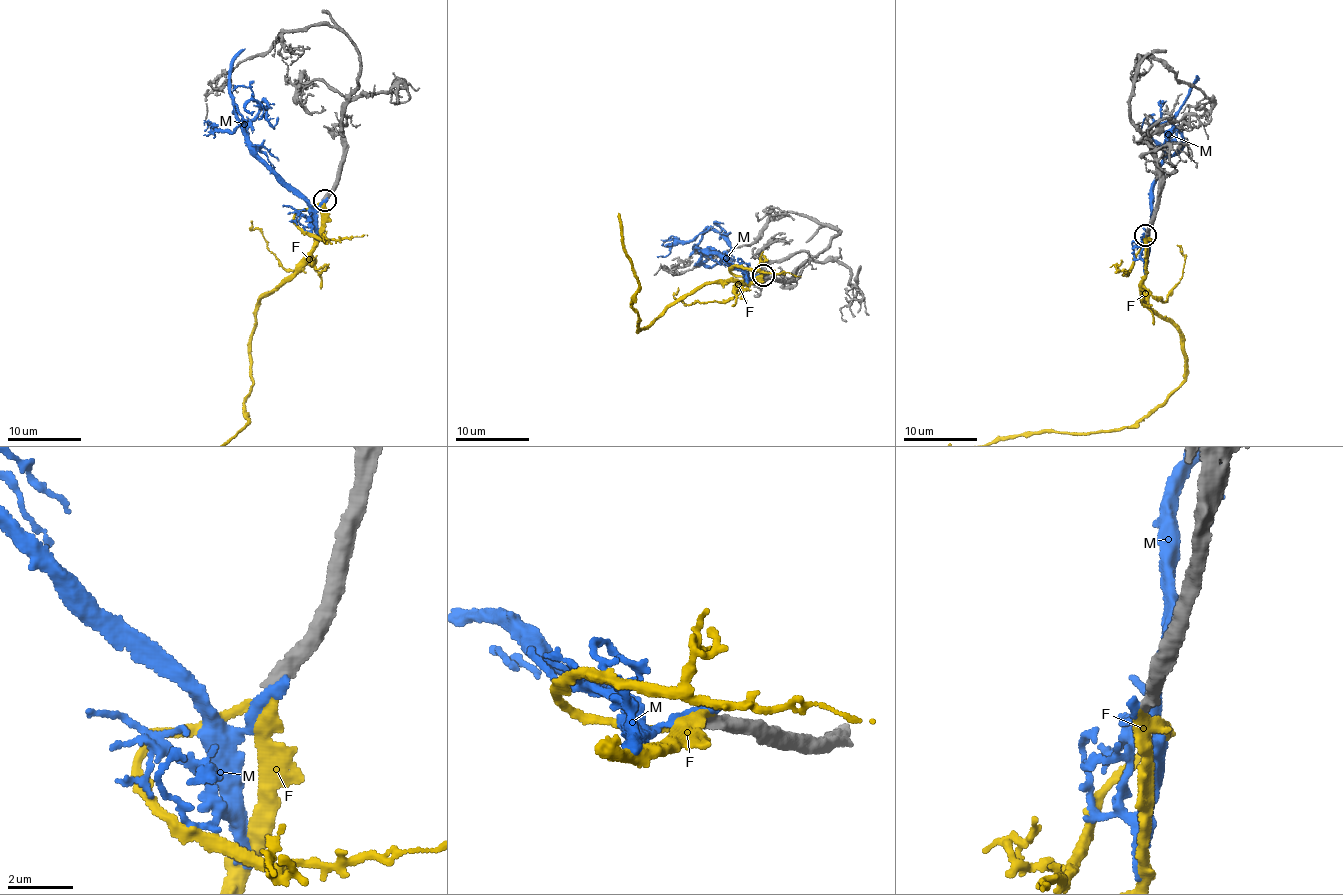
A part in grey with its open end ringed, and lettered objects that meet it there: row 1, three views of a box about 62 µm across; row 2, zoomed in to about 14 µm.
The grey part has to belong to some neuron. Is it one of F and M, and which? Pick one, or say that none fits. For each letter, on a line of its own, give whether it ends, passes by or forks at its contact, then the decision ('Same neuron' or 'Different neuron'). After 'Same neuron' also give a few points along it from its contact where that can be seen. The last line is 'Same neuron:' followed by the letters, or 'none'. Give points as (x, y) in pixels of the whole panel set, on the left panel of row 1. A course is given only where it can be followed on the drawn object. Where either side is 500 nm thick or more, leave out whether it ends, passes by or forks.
F: It passes by. Same neuron
M: It ends there. Different neuron
Same neuron: F

